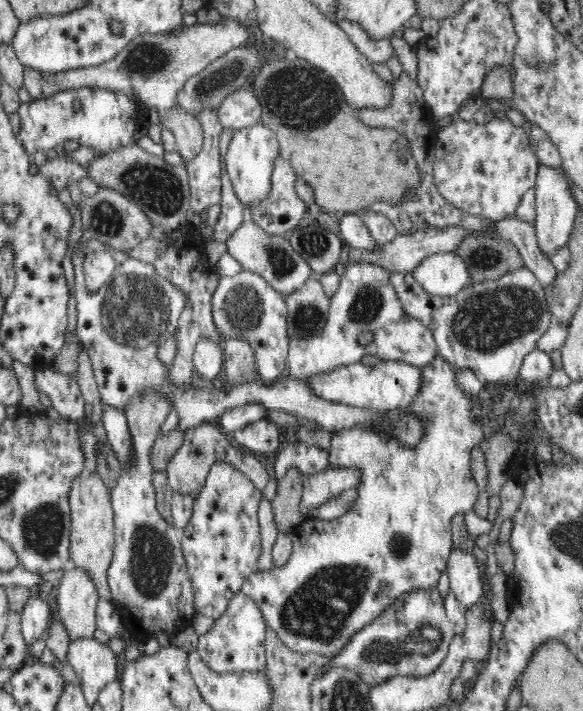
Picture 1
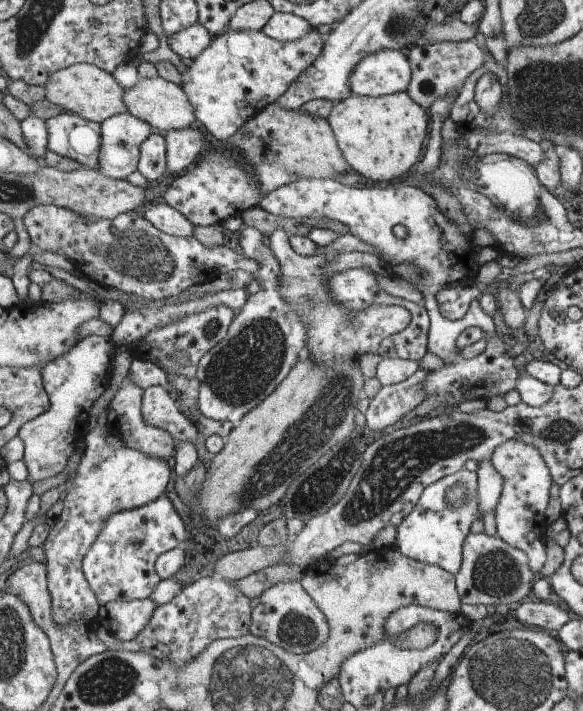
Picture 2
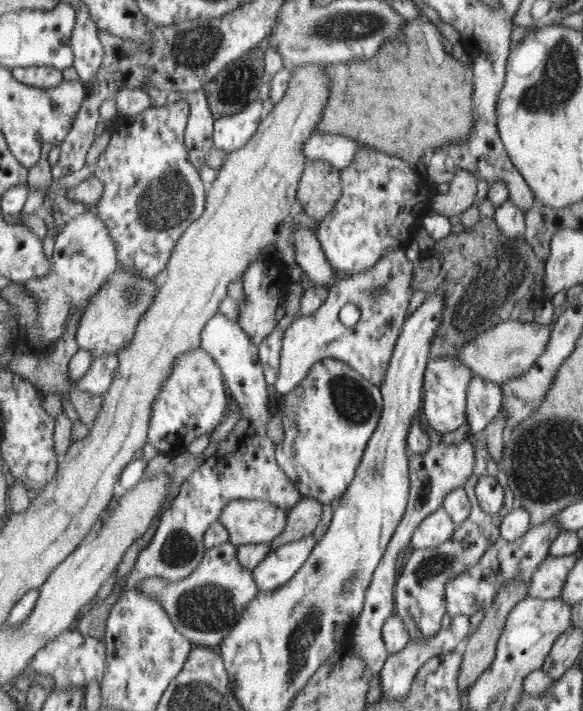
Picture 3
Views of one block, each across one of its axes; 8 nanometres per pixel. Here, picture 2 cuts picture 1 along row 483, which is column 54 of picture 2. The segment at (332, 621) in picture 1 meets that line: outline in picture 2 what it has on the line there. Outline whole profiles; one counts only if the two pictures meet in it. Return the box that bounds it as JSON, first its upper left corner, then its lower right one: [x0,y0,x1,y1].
[18,336,114,482]

